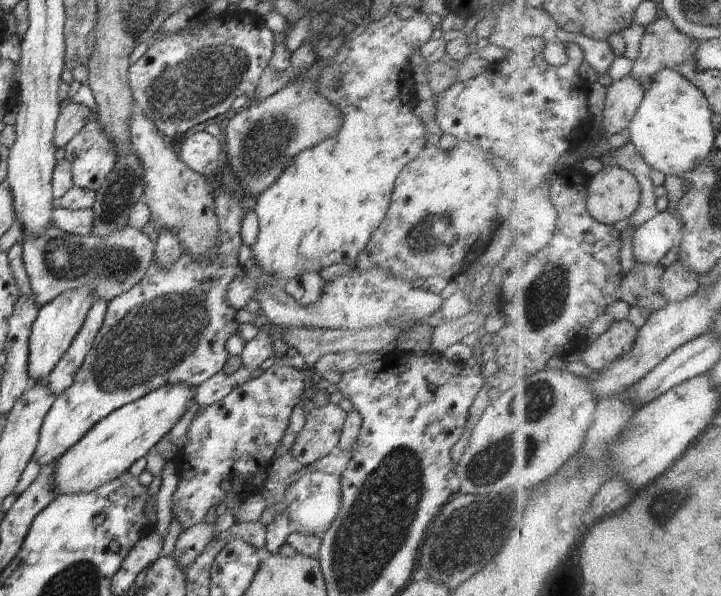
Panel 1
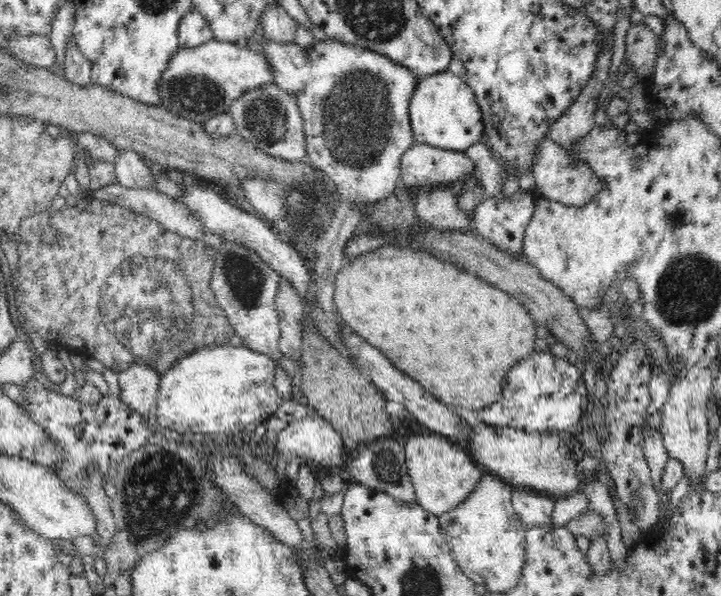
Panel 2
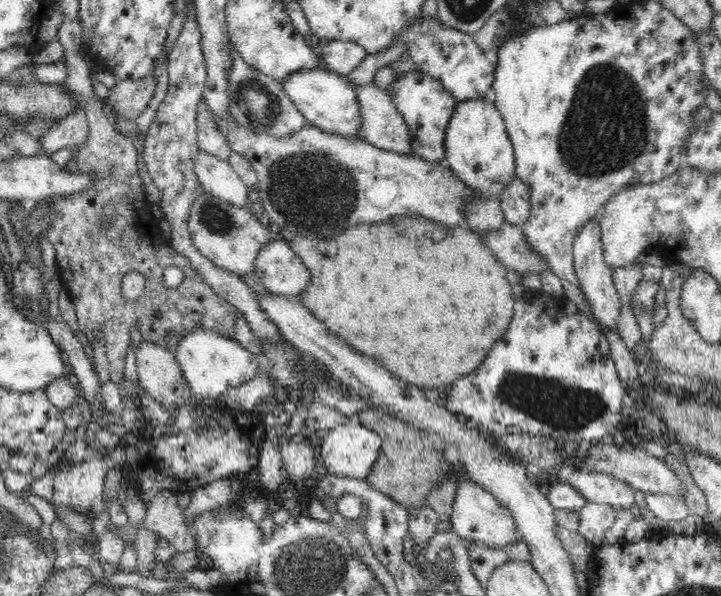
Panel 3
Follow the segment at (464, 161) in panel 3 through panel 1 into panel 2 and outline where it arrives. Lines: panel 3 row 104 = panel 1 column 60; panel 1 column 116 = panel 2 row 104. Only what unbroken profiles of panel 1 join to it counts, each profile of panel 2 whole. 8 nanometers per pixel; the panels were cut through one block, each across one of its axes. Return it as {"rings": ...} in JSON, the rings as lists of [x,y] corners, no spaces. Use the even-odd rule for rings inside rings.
{"rings":[[[448,70],[418,78],[409,100],[409,116],[414,132],[414,142],[439,149],[463,152],[480,142],[484,134],[484,119],[482,119],[479,104],[475,100],[474,91],[465,83],[464,77],[454,75]]]}

